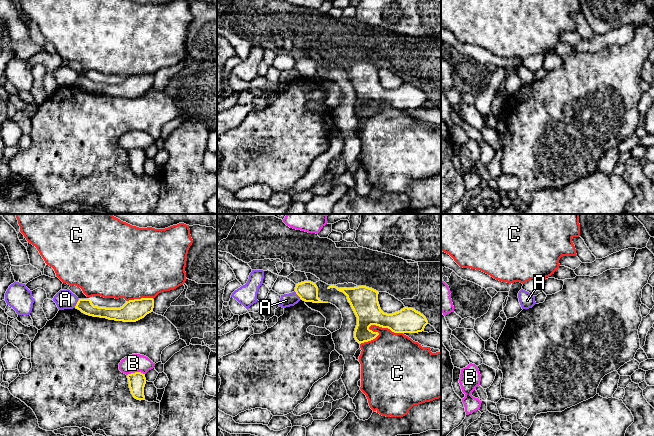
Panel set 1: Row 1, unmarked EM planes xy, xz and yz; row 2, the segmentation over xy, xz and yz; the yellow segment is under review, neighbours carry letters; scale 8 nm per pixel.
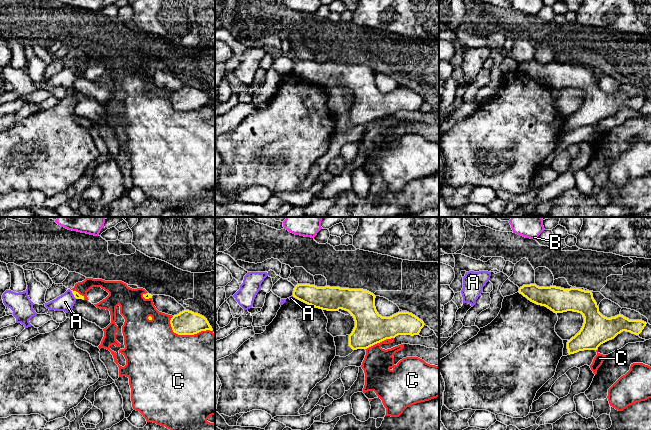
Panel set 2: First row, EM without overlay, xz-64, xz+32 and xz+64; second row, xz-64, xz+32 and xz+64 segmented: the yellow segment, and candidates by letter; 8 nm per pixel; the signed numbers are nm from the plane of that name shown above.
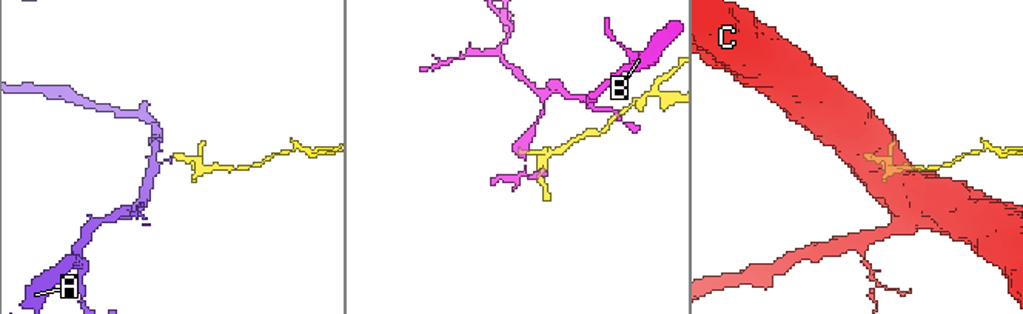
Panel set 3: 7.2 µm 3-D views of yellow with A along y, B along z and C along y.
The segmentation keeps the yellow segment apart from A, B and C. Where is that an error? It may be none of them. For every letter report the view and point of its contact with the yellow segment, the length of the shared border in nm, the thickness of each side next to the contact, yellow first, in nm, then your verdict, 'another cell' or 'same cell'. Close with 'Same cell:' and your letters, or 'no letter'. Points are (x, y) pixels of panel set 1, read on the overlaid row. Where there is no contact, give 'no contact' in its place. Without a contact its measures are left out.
A: contact xy (77, 303); length 80 nm; calibres 110 and 160 nm; another cell
B: contact xy (135, 372); length 140 nm; calibres 140 and 150 nm; another cell
C: contact xz (371, 324); length 360 nm; calibres 220 and 300 nm; another cell
Same cell: no letter

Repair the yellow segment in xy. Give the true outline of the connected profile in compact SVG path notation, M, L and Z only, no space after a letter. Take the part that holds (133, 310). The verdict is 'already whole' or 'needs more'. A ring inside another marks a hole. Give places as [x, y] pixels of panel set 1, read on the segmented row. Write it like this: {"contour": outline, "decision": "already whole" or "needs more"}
{"contour": "M141 298L129 300L120 308L98 307L94 306L90 299L79 299L75 308L93 317L123 322L136 322L153 311L154 299Z", "decision": "already whole"}

